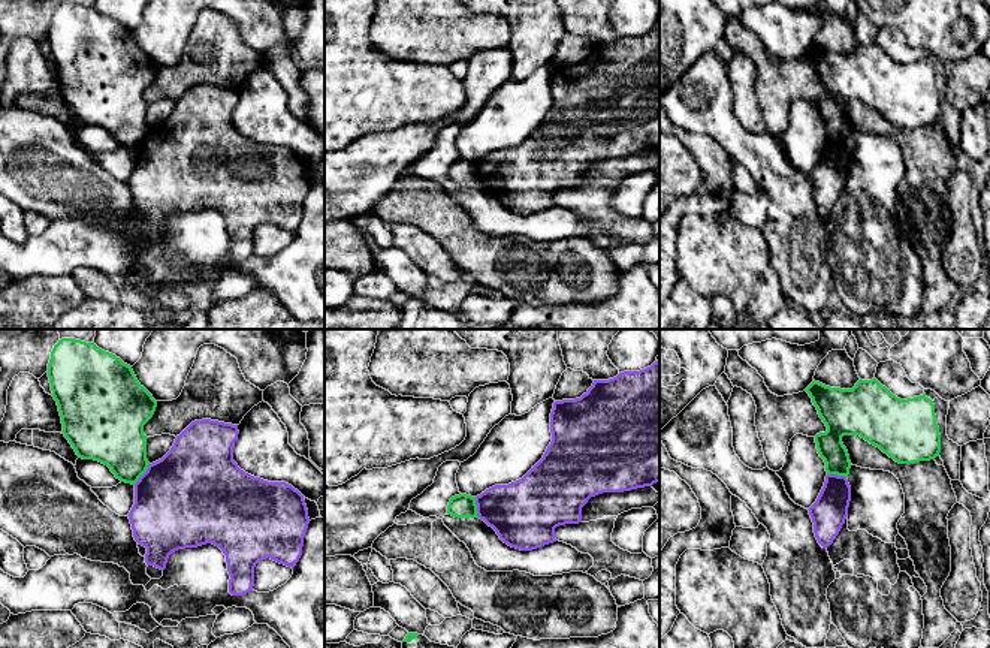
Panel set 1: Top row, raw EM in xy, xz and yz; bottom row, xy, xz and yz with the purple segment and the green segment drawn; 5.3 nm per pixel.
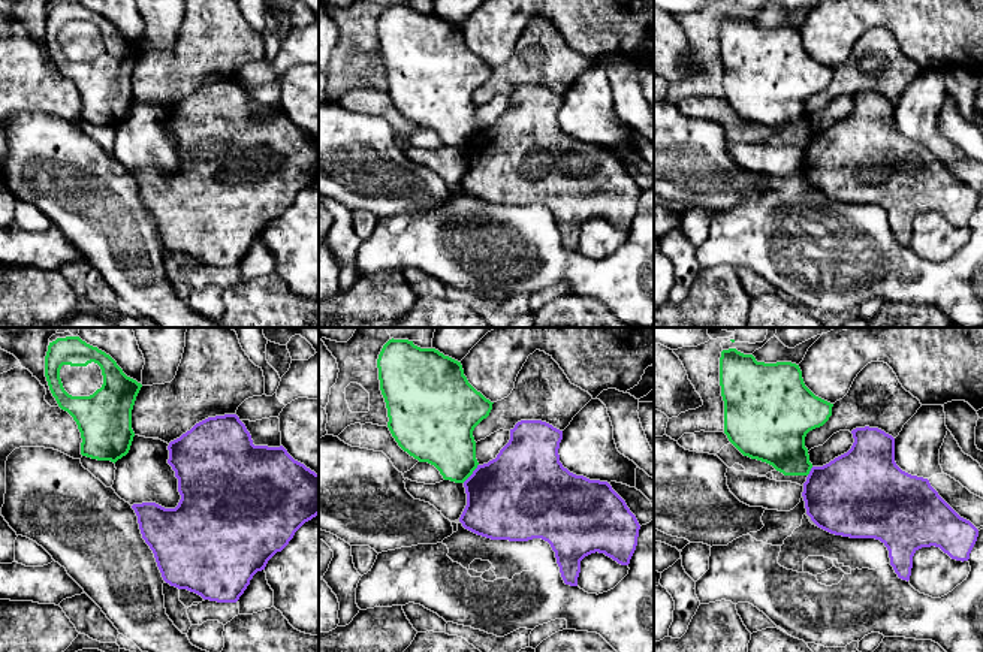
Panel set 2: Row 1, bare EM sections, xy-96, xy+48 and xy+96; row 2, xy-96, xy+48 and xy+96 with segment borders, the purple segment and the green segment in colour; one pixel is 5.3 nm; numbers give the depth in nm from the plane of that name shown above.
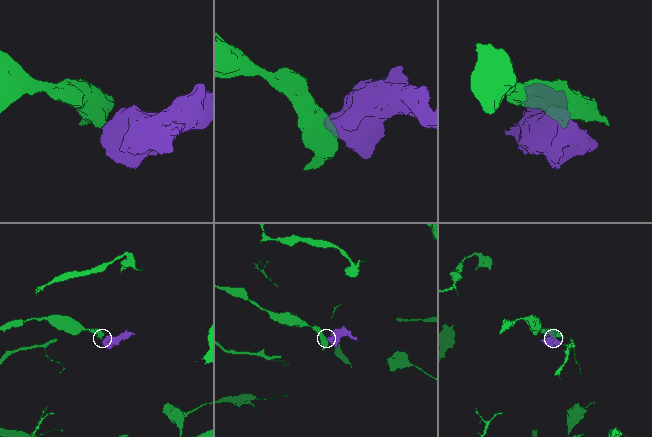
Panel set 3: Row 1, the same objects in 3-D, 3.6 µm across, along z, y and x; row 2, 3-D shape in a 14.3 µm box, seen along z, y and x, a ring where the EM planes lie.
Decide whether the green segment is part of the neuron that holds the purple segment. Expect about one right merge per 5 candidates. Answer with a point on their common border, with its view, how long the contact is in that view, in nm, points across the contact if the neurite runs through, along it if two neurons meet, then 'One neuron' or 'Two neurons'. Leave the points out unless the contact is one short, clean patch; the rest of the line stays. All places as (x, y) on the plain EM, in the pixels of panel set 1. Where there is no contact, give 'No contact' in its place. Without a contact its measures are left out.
Touches purple at xy (142, 139). Shared border 140 nm. Boundary: xy (150, 129), (133, 148). Two neurons

